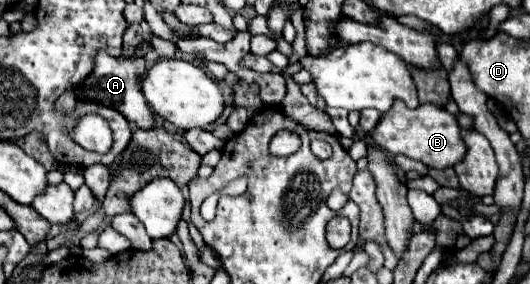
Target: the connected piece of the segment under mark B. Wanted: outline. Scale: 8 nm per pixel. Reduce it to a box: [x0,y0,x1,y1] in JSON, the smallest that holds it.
[371,100,465,168]

